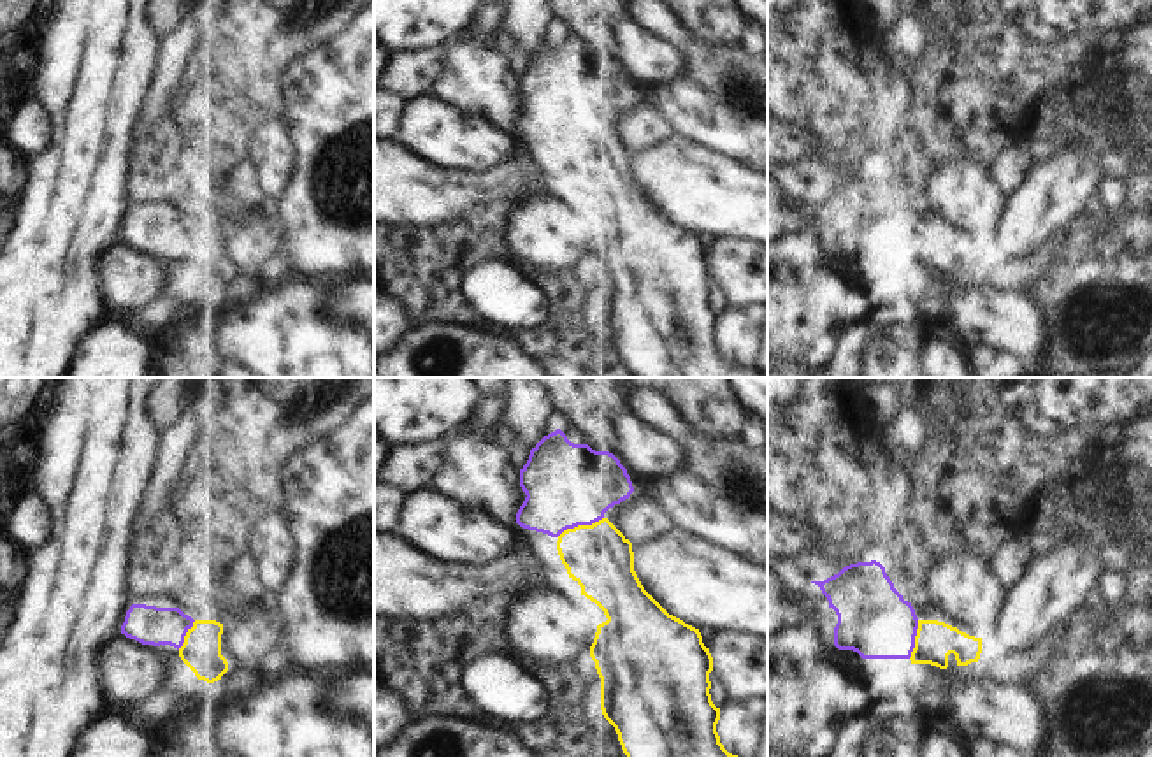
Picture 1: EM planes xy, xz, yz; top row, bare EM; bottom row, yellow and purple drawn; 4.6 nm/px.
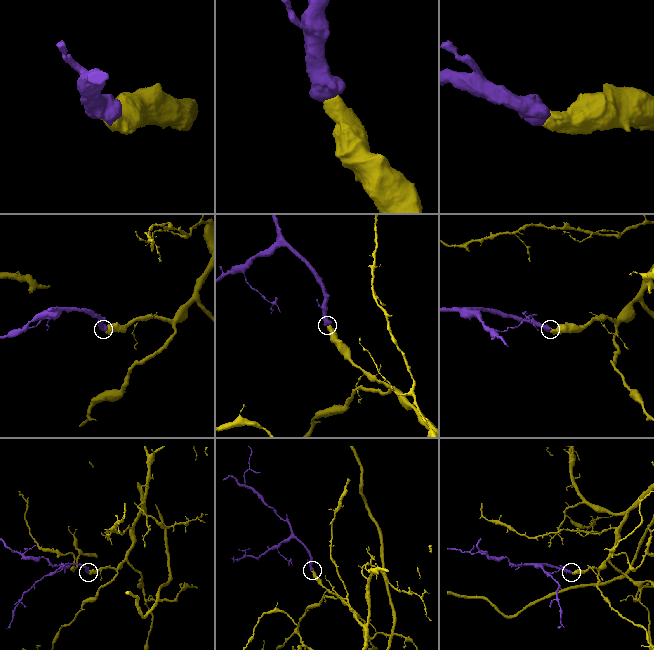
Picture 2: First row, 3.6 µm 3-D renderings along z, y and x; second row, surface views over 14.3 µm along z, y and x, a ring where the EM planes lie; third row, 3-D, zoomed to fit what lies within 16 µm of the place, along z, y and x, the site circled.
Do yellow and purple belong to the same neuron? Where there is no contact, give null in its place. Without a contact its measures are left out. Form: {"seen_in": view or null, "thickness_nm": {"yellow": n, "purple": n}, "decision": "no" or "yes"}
{"seen_in": "xz", "thickness_nm": {"yellow": 300, "purple": 380}, "decision": "yes"}

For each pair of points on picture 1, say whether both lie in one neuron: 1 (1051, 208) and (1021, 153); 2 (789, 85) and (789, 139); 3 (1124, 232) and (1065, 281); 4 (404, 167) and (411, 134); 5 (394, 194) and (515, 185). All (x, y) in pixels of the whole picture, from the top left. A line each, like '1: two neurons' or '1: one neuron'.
1: two neurons
2: two neurons
3: one neuron
4: two neurons
5: one neuron

